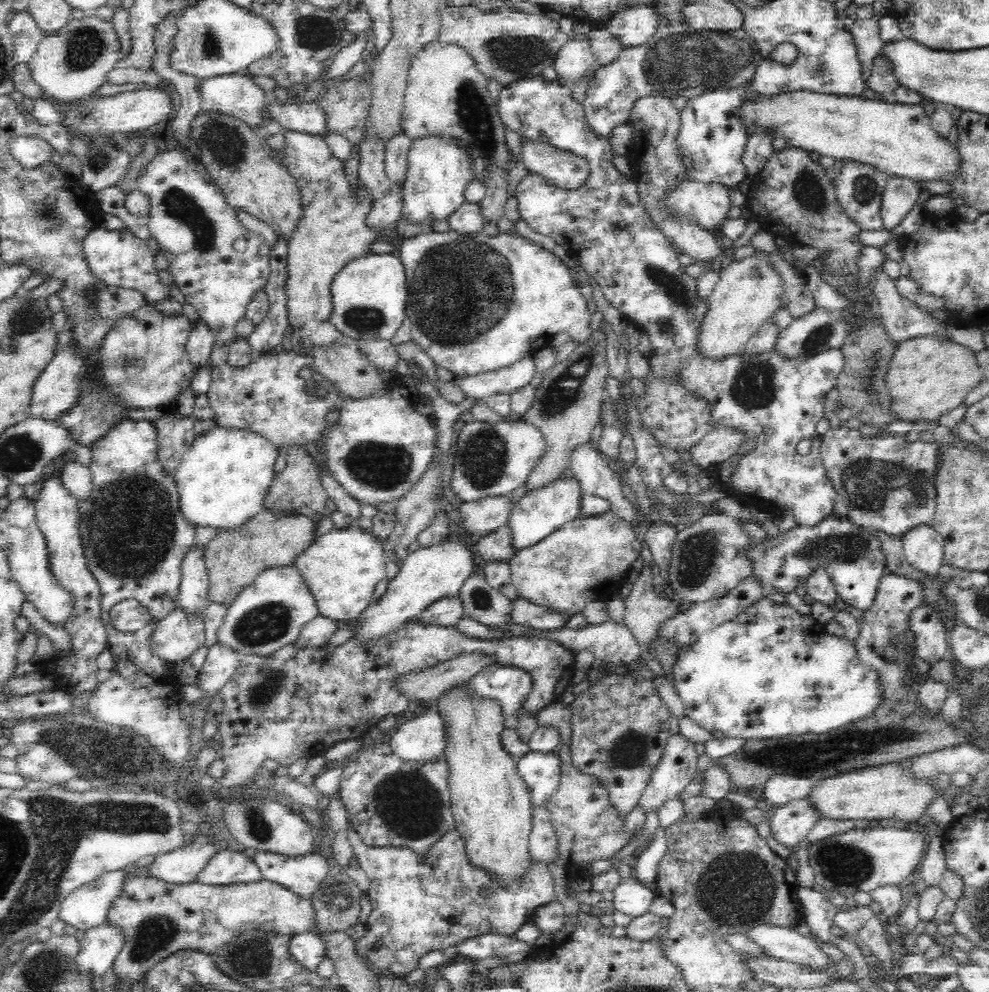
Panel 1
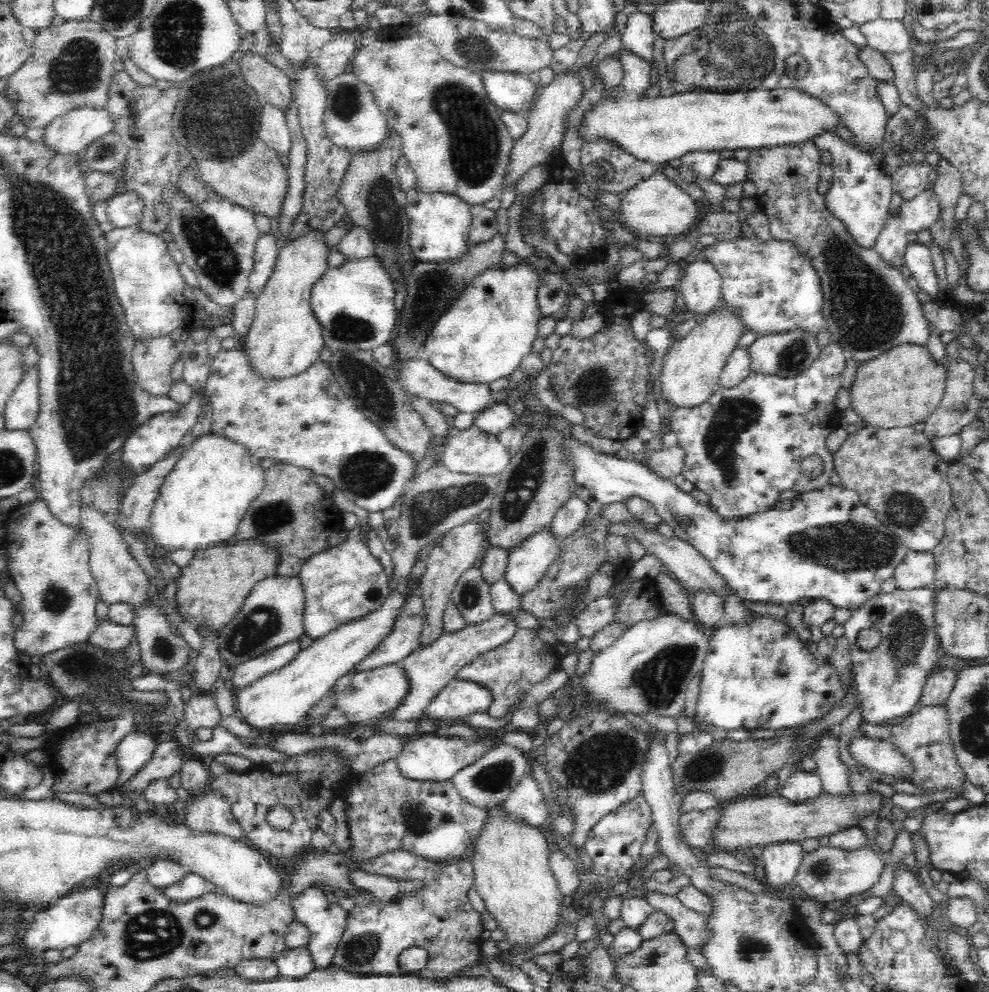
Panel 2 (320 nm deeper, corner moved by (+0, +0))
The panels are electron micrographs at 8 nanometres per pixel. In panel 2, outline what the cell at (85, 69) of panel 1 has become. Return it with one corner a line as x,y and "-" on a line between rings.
88,19
64,21
59,26
37,29
32,56
8,78
4,93
16,101
16,114
22,116
27,128
44,127
58,116
86,105
96,109
106,106
115,72
113,64
117,59
114,38
101,24

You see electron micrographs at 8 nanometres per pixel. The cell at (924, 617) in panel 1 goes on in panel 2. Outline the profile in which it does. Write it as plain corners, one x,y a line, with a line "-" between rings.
934,668
926,679
920,698
920,705
945,704
957,677
952,668

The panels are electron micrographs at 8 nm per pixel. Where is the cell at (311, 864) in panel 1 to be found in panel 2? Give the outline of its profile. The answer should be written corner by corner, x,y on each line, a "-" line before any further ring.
321,885
303,889
298,896
291,898
291,906
295,913
295,920
300,921
310,931
308,948
316,966
316,969
328,968
332,965
336,947
347,927
348,913
339,904
328,902
327,889

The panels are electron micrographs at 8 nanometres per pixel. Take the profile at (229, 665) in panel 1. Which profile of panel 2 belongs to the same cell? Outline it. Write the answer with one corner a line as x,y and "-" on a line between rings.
195,690
190,700
185,702
184,720
192,730
220,726
222,716
210,693

